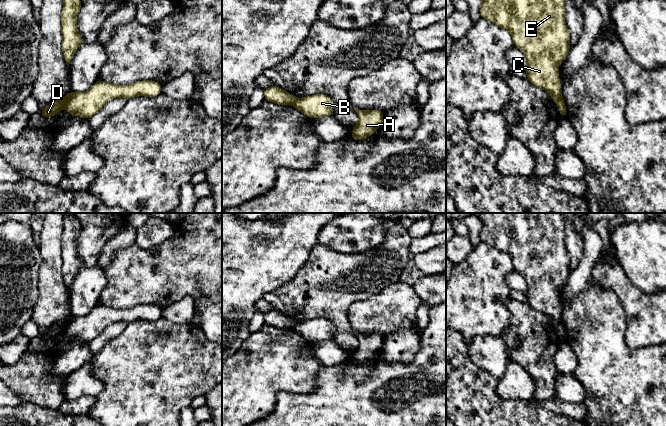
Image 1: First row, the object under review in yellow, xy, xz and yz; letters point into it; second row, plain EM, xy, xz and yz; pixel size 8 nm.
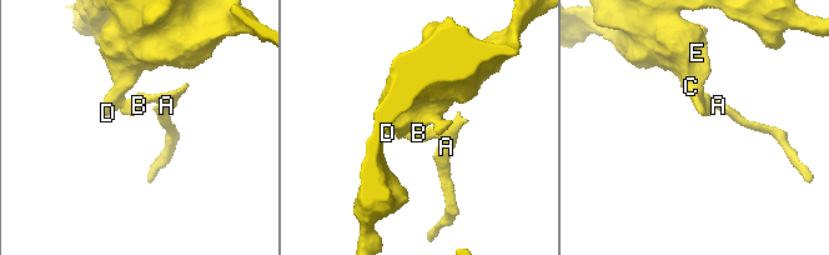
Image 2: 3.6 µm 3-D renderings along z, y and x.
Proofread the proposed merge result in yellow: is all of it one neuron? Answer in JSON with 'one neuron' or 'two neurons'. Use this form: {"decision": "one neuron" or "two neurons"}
{"decision": "two neurons"}

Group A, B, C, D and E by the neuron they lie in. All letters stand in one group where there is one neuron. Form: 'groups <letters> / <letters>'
groups A B / C D E

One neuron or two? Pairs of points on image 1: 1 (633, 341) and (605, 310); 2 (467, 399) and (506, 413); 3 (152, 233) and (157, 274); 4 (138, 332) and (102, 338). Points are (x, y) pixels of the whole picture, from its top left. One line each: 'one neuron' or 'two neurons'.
1: two neurons
2: one neuron
3: two neurons
4: two neurons

